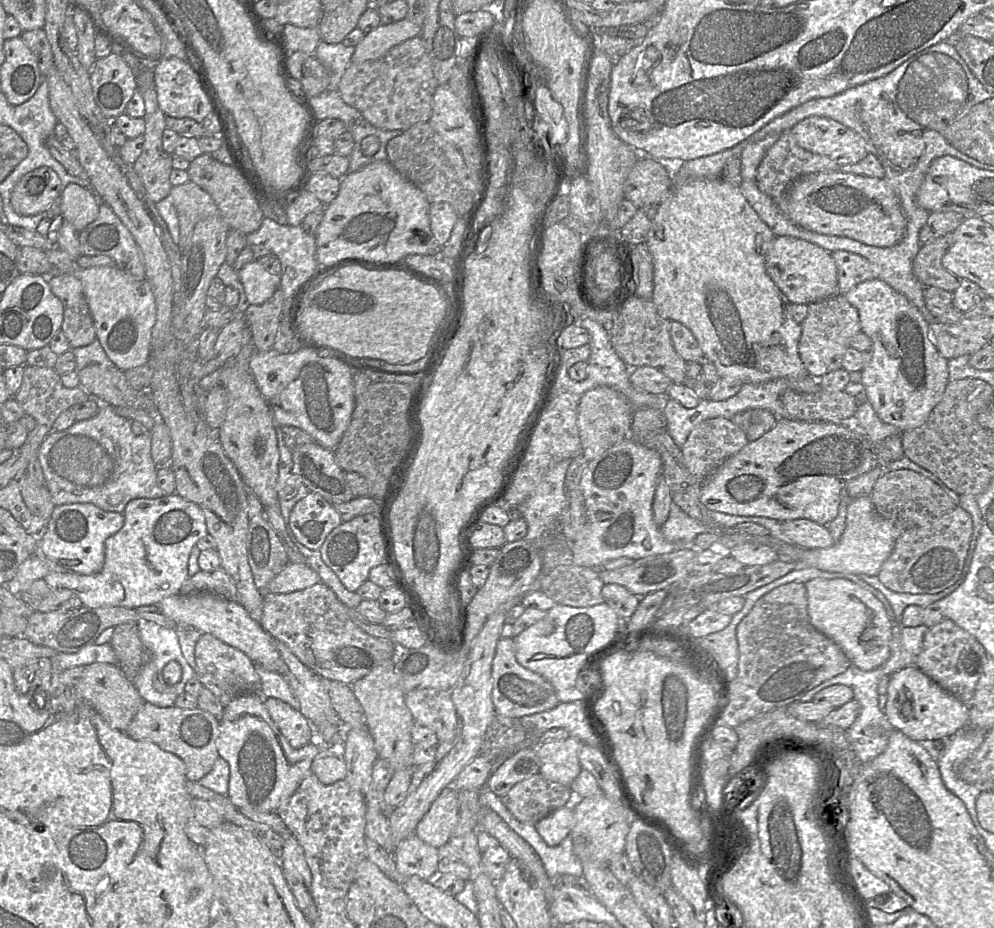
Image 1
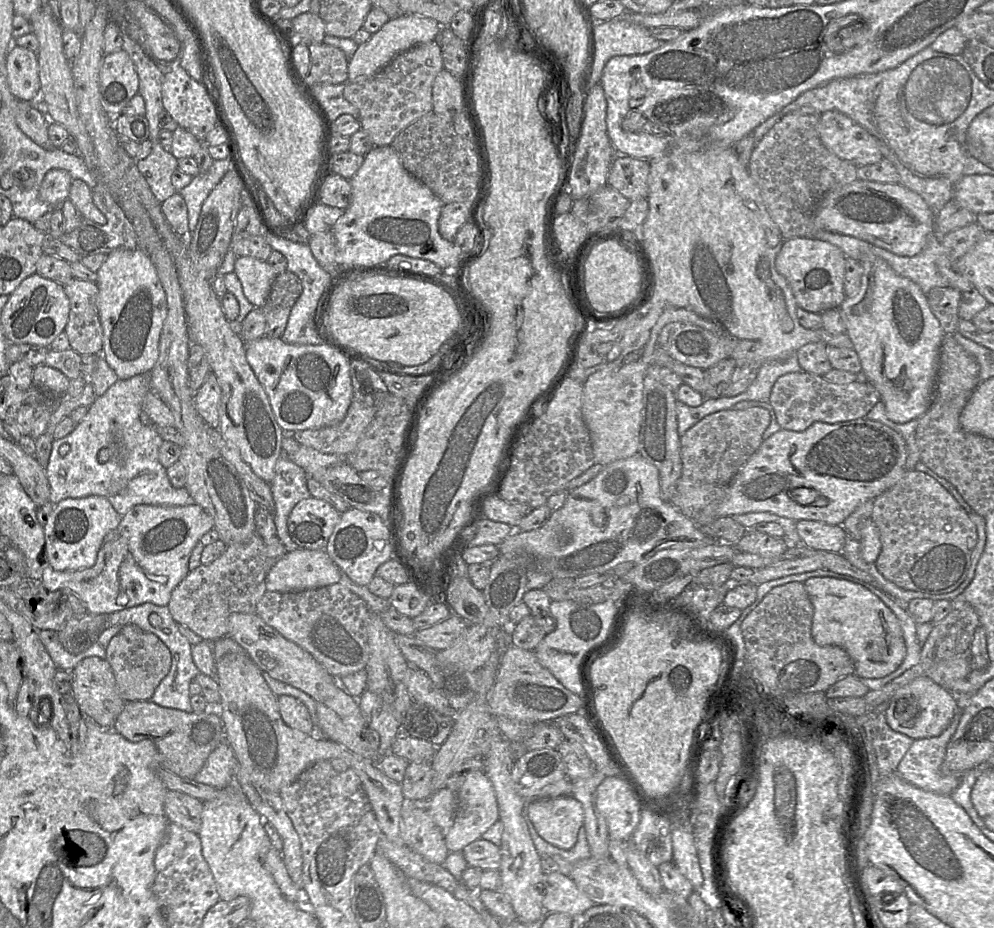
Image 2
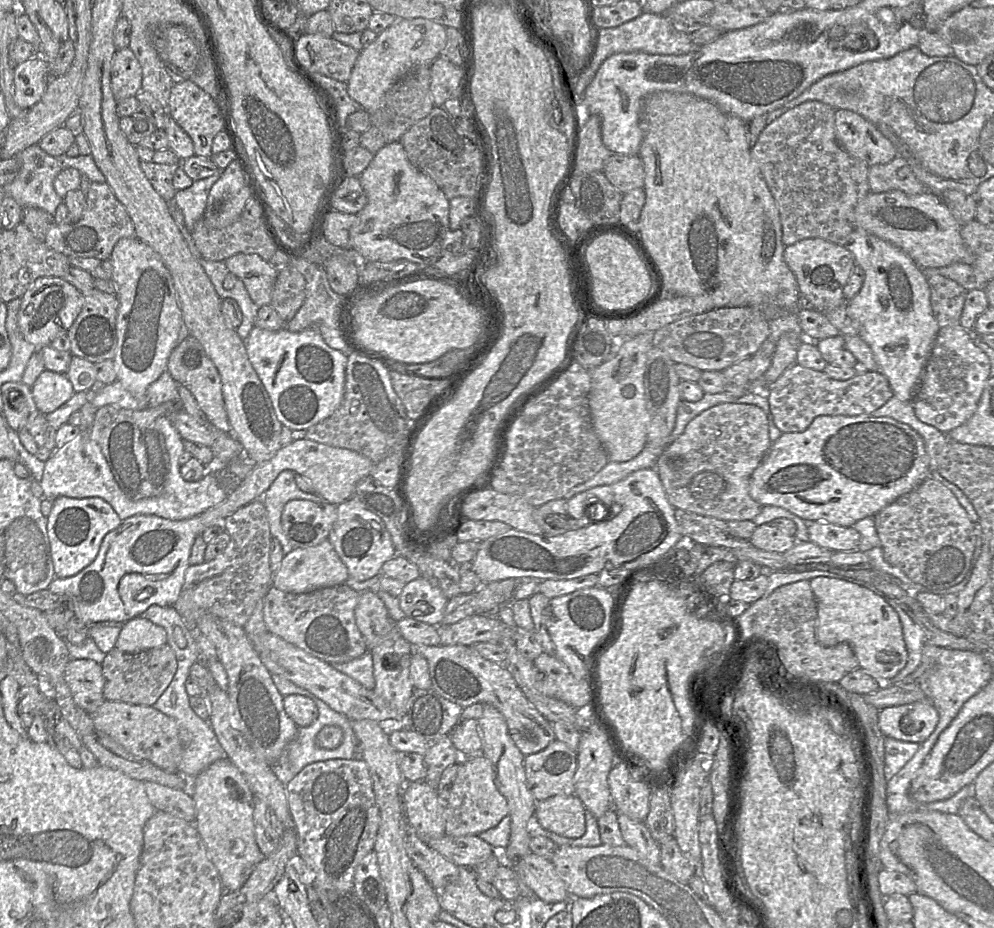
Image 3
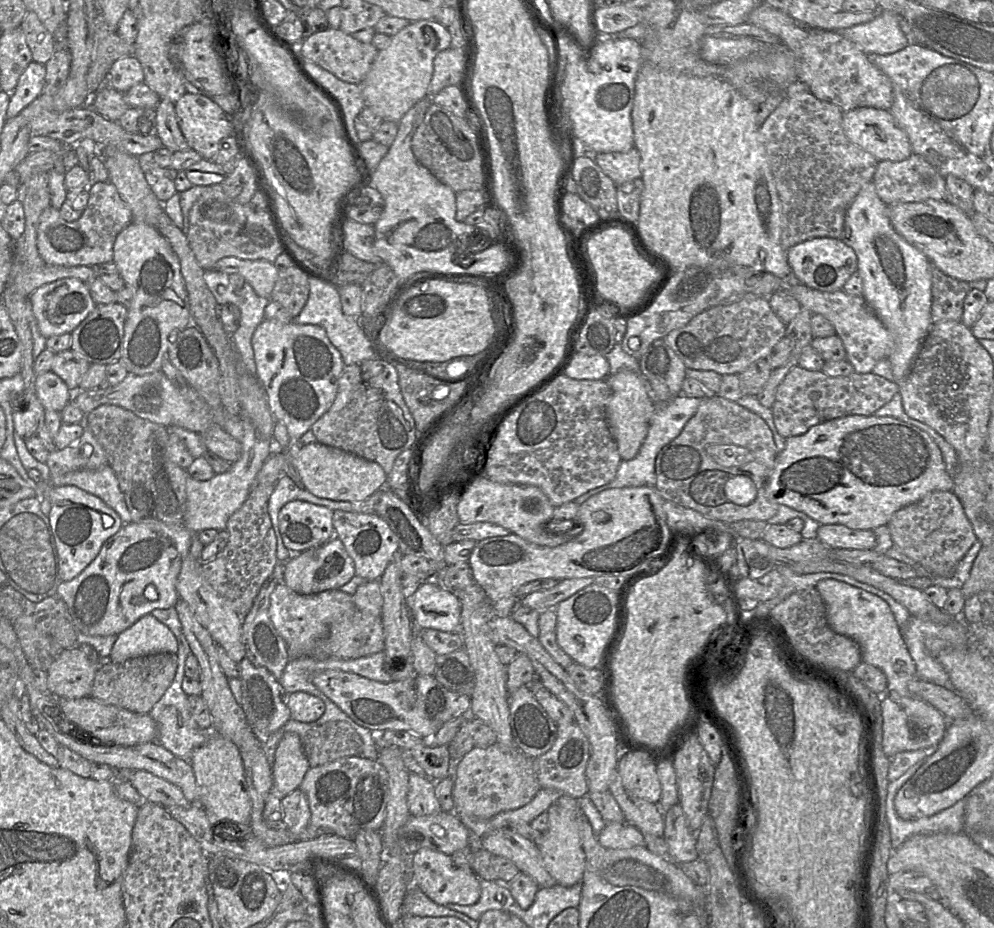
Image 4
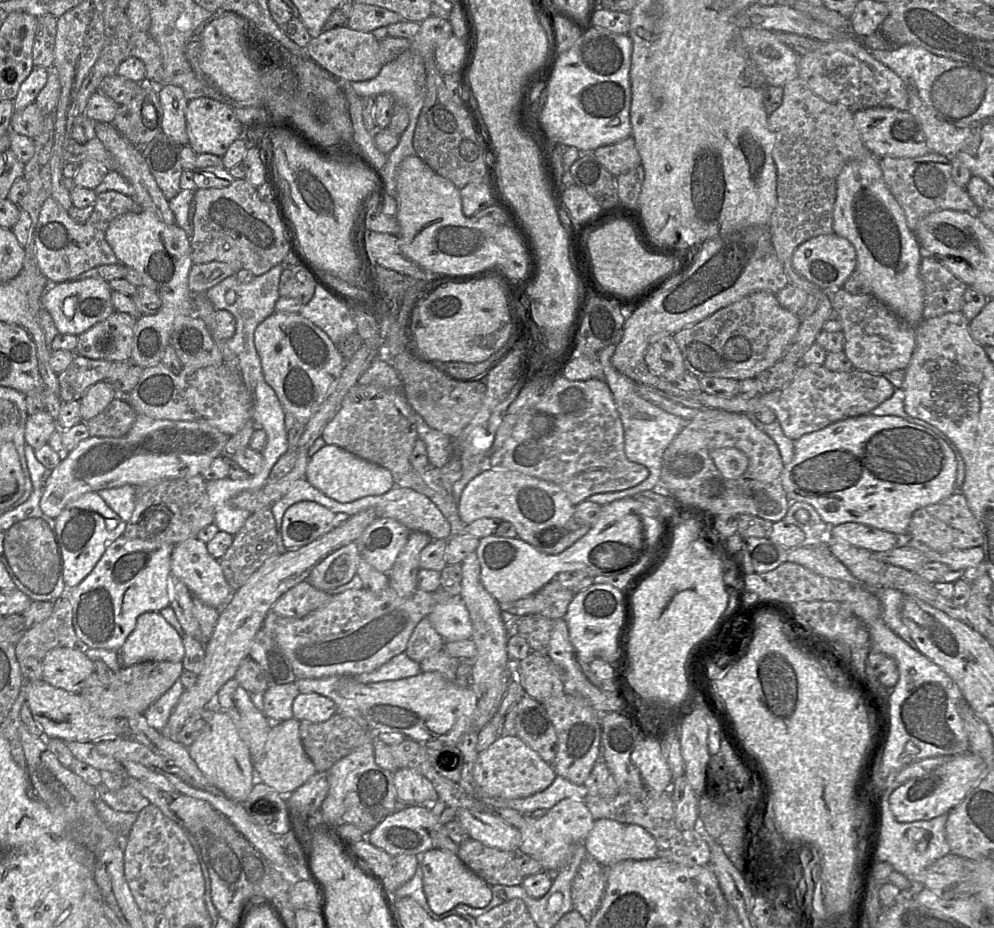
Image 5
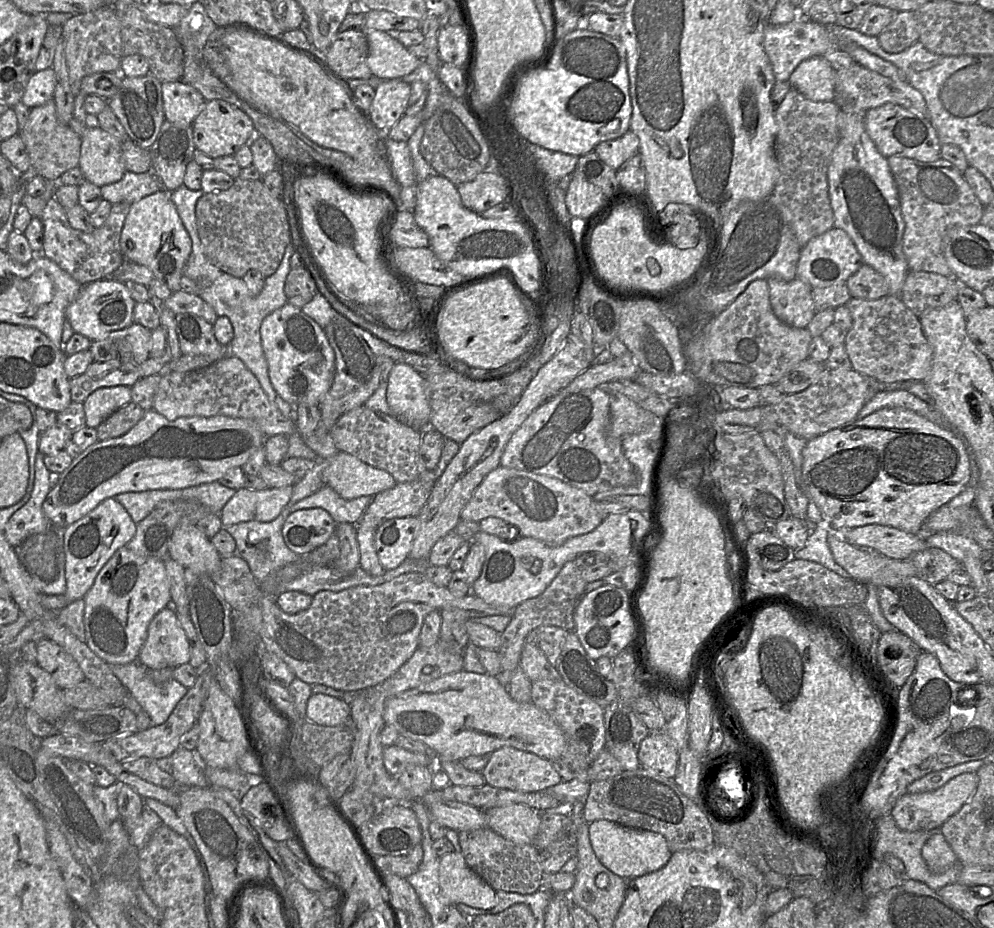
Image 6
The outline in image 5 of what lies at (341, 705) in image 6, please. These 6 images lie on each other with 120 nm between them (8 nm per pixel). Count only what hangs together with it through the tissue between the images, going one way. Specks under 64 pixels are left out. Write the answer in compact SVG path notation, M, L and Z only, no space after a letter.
M315 692L299 693L292 703L293 718L320 723L336 714L336 705L330 699Z

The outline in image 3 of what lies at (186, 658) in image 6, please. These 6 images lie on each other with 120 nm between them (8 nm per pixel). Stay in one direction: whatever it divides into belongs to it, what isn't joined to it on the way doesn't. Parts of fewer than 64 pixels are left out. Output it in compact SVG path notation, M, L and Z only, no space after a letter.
M137 617L123 624L115 647L126 653L138 653L165 644L167 633L163 627Z

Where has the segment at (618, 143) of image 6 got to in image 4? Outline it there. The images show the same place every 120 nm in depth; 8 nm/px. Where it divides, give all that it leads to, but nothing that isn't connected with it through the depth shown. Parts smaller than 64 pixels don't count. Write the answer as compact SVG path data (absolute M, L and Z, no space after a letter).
M635 147L627 152L597 153L595 162L616 185L641 177L641 157Z

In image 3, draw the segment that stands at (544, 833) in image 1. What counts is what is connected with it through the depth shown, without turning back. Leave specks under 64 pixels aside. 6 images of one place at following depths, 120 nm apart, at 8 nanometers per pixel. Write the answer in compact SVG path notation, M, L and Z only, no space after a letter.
M556 795L538 801L535 810L541 826L566 838L580 838L586 831L585 807L576 795Z

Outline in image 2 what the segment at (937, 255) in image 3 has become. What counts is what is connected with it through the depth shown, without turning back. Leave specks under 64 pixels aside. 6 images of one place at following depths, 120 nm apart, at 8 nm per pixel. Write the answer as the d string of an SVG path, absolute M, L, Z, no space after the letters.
M860 179L829 191L818 206L815 219L819 228L864 240L904 257L920 253L934 231L934 214L917 193L901 184Z

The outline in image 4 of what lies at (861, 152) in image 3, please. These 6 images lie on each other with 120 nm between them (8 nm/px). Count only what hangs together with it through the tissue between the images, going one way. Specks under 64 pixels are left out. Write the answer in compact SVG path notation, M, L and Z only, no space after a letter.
M876 108L850 110L843 113L842 124L847 138L878 161L898 162L905 160L913 153L906 133L897 125L888 110Z

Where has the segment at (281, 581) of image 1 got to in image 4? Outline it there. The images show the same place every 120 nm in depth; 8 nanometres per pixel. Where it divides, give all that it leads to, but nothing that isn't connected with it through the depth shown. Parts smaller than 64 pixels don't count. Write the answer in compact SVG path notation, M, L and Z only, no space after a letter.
M332 537L321 546L292 554L288 561L282 563L282 582L293 591L305 595L339 589L356 575L354 562L337 537Z

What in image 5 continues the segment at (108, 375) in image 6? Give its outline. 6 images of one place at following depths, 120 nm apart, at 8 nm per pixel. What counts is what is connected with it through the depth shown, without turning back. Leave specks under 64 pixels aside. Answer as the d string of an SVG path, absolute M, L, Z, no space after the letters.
M76 355L70 365L57 374L59 397L65 401L79 401L92 385L106 381L113 362Z

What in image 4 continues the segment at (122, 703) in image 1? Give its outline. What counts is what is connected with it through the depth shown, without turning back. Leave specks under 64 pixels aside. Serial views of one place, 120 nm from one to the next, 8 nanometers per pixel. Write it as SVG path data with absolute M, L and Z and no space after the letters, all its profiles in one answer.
M79 646L65 649L47 671L46 693L57 699L89 697L96 671Z

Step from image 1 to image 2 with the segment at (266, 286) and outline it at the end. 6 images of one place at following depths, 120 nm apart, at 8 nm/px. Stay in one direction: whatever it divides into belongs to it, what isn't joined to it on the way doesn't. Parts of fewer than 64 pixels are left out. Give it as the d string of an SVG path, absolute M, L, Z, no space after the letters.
M239 256L235 260L234 273L241 282L247 300L254 307L264 306L278 274L276 270L267 261Z

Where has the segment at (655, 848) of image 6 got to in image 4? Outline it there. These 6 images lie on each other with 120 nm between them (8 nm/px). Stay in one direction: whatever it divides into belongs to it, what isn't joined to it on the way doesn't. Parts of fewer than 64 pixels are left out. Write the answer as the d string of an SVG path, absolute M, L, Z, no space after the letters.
M626 822L606 823L597 840L602 847L610 849L629 849L645 846L643 834Z

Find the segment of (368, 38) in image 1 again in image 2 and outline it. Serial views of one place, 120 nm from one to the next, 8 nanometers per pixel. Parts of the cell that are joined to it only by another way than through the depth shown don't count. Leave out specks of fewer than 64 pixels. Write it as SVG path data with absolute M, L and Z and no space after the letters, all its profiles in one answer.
M403 14L389 19L370 39L358 46L348 64L348 81L363 81L375 76L397 55L411 47L435 40L442 26L434 19L414 14Z

